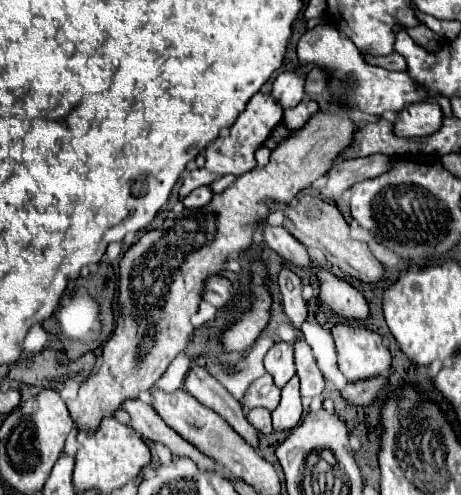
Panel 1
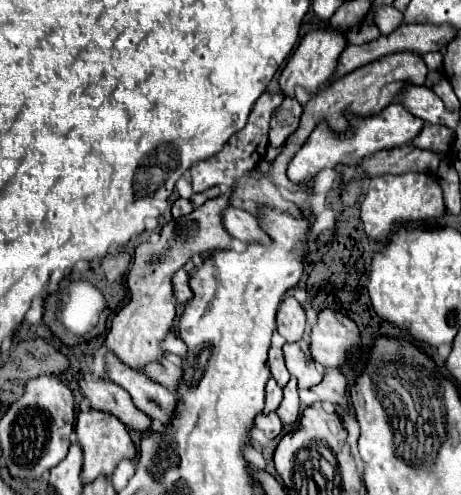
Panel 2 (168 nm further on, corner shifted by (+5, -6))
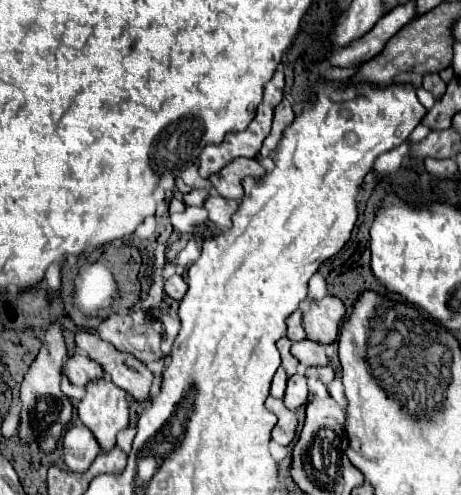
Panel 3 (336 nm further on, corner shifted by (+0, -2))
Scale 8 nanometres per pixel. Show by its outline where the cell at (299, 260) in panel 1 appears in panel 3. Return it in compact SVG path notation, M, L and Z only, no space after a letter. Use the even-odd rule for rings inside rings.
M209 194L203 206L205 206L205 210L209 212L209 220L211 220L219 230L225 230L225 228L231 226L231 216L237 212L239 202L237 202L237 200L221 198L219 194Z

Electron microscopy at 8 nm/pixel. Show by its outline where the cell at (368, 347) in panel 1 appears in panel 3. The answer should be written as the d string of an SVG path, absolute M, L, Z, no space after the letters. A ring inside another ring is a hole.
M325 296L321 300L313 300L309 308L303 312L303 328L309 340L319 344L335 342L337 332L345 318L345 306L335 296Z

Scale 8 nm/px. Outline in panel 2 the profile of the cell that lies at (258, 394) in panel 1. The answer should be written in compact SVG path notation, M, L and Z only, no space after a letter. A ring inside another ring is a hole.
M270 378L268 384L266 384L266 406L264 406L264 412L266 414L274 412L278 408L280 400L282 400L282 388Z

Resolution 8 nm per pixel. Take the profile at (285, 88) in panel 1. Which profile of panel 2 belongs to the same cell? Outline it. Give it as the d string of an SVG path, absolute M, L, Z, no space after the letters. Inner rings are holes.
M316 30L304 36L304 40L300 42L298 50L294 52L294 56L288 60L288 64L284 66L282 74L280 74L280 90L286 98L294 98L294 90L296 86L302 86L306 92L316 92L320 84L324 84L334 68L336 68L336 60L340 56L340 52L346 48L346 40L344 34L340 32L332 32L332 30Z

